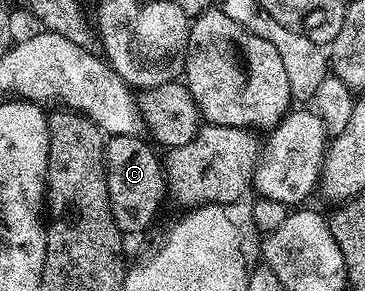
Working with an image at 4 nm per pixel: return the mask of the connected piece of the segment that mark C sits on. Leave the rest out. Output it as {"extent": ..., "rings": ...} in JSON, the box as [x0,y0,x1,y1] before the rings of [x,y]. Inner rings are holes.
{"extent":[104,136,166,236],"rings":[[[111,136],[104,145],[104,168],[108,200],[114,221],[125,236],[144,231],[156,219],[160,206],[166,200],[166,167],[156,156],[155,146],[147,147],[141,136]]]}

